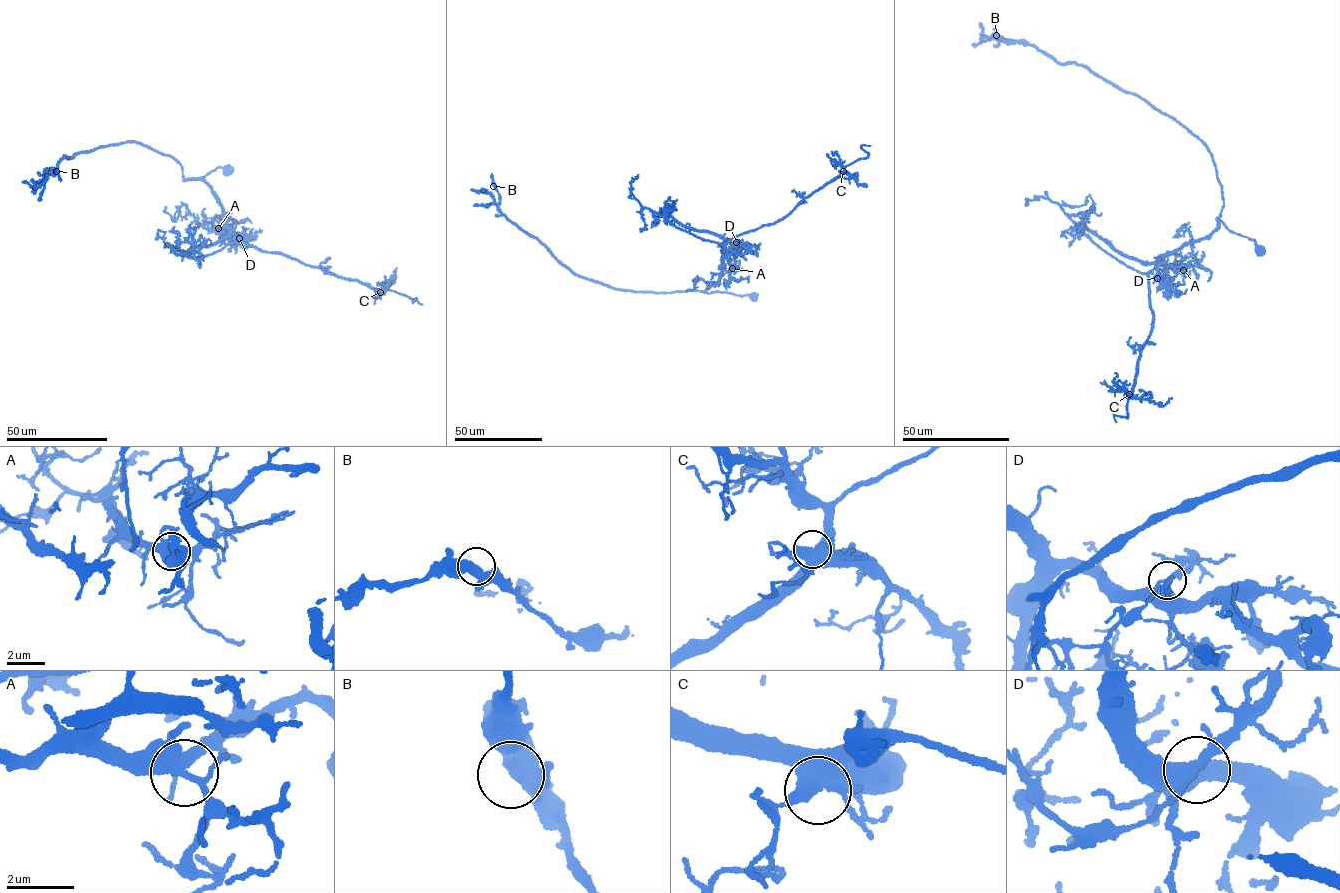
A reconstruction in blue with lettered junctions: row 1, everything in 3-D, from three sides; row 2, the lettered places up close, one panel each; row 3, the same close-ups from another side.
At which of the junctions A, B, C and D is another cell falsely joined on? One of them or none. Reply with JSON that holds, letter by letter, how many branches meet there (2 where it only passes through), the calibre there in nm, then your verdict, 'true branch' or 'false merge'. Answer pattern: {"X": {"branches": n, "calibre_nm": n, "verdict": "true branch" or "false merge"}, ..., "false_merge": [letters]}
{"A": {"branches": 4, "calibre_nm": 400, "verdict": "true branch"}, "B": {"branches": 4, "calibre_nm": 340, "verdict": "true branch"}, "C": {"branches": 4, "calibre_nm": 320, "verdict": "true branch"}, "D": {"branches": 4, "calibre_nm": 340, "verdict": "false merge"}, "false_merge": ["D"]}

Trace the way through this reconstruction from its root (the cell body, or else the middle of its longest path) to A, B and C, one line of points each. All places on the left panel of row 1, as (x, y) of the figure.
A: (227, 170), (220, 167), (202, 178), (184, 180), (200, 178), (218, 198), (226, 221), (224, 229), (218, 228)
B: (227, 170), (220, 167), (184, 180), (181, 164), (134, 141), (64, 156), (45, 172), (56, 171)
C: (227, 170), (184, 180), (200, 178), (218, 198), (225, 243), (281, 252), (380, 292)

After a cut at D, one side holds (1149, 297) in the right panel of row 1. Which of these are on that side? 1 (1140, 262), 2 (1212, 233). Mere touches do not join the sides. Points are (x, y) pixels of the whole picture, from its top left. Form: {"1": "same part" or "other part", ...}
{"1": "other part", "2": "other part"}

